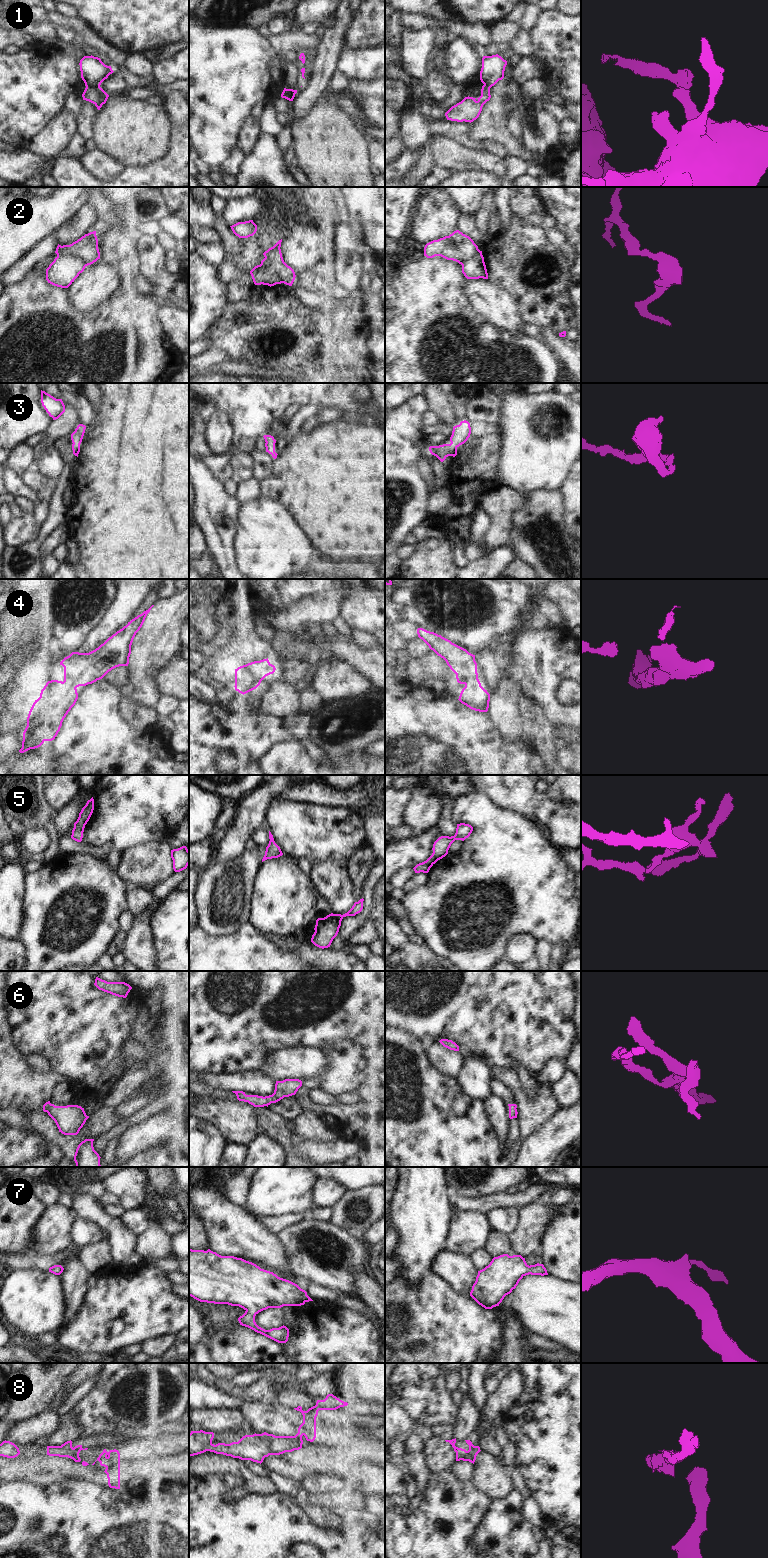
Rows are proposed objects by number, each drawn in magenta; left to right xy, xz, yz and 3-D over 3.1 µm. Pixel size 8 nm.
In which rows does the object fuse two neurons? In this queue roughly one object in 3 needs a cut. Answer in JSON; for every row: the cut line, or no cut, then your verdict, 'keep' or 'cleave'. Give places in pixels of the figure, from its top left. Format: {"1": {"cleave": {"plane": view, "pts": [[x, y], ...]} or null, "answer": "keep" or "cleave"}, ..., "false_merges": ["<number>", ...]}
{"1": {"cleave": {"plane": "xy", "pts": [[99, 85], [86, 87]]}, "answer": "cleave"}, "2": {"cleave": {"plane": "xz", "pts": [[250, 272], [272, 271], [282, 282]]}, "answer": "cleave"}, "3": {"cleave": null, "answer": "keep"}, "4": {"cleave": null, "answer": "keep"}, "5": {"cleave": null, "answer": "keep"}, "6": {"cleave": null, "answer": "keep"}, "7": {"cleave": null, "answer": "keep"}, "8": {"cleave": {"plane": "xz", "pts": [[262, 1433], [268, 1434], [270, 1437], [270, 1454]]}, "answer": "cleave"}, "false_merges": ["1", "2", "8"]}

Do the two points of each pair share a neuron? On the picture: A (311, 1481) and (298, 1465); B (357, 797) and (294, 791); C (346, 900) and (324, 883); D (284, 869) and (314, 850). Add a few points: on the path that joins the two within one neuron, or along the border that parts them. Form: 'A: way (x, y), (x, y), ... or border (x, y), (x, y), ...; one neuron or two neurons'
A: border (316, 1473), (306, 1475), (301, 1480); two neurons
B: way (341, 797), (331, 797), (310, 792); one neuron
C: way (341, 895), (329, 883); one neuron
D: border (283, 853), (292, 856), (296, 860); two neurons

